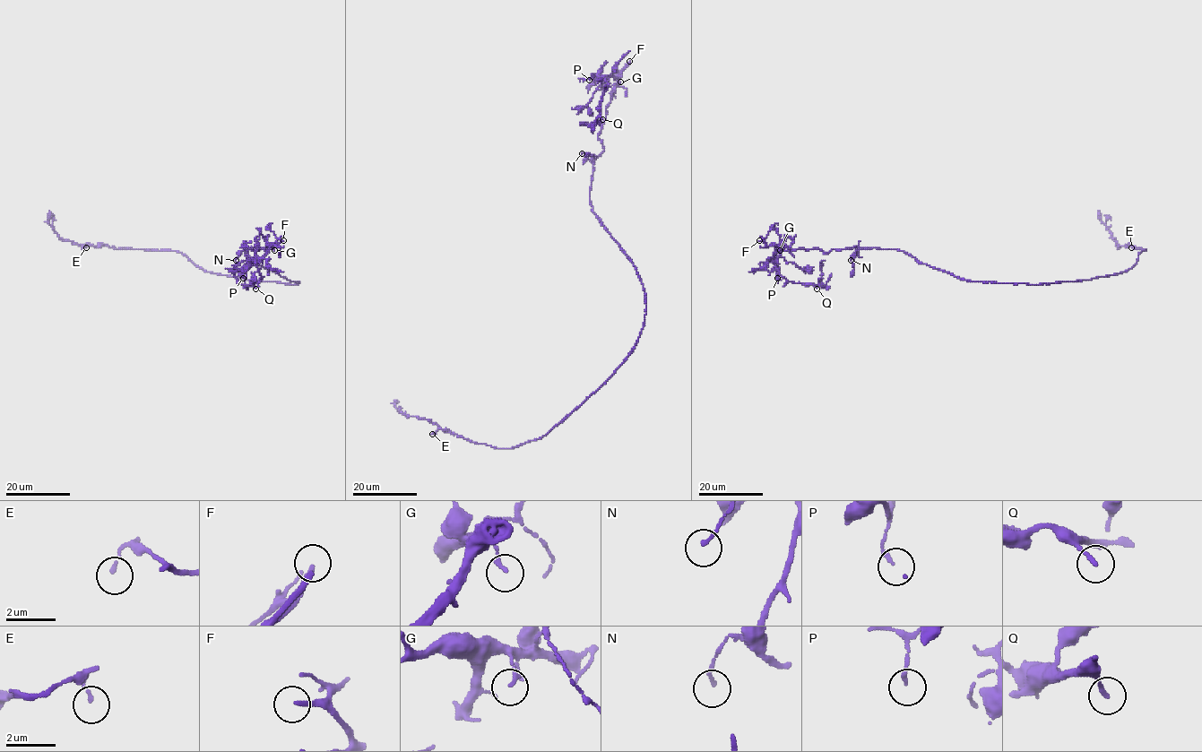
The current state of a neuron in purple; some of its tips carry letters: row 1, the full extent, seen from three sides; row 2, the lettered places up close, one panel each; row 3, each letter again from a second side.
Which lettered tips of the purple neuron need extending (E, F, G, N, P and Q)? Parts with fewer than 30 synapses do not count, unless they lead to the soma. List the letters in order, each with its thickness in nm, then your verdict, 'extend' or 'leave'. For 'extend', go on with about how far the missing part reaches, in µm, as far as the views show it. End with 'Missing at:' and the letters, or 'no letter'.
E: calibre 120 nm; leave
F: calibre 200 nm; extend; missing 50 µm
G: calibre 160 nm; leave
N: calibre 120 nm; leave
P: calibre 150 nm; leave
Q: calibre 150 nm; leave
Missing at: F

